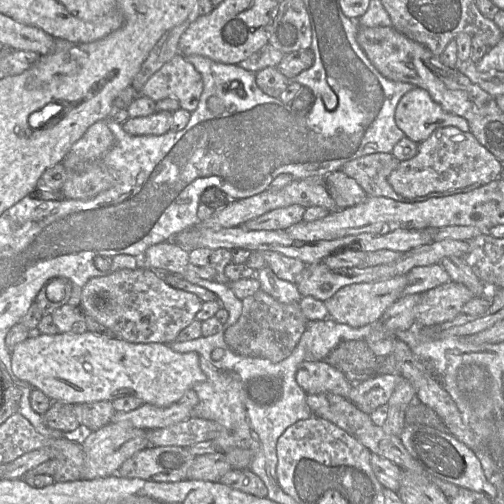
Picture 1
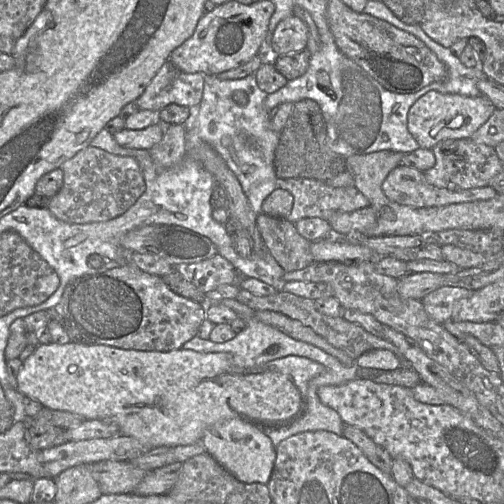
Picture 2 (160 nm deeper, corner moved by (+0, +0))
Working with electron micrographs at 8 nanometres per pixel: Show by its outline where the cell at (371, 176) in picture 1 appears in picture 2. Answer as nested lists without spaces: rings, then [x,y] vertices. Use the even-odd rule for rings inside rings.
[[[403,164],[388,174],[382,190],[392,202],[419,208],[484,201],[497,195],[490,186],[458,191],[439,188],[428,183],[423,172]]]

